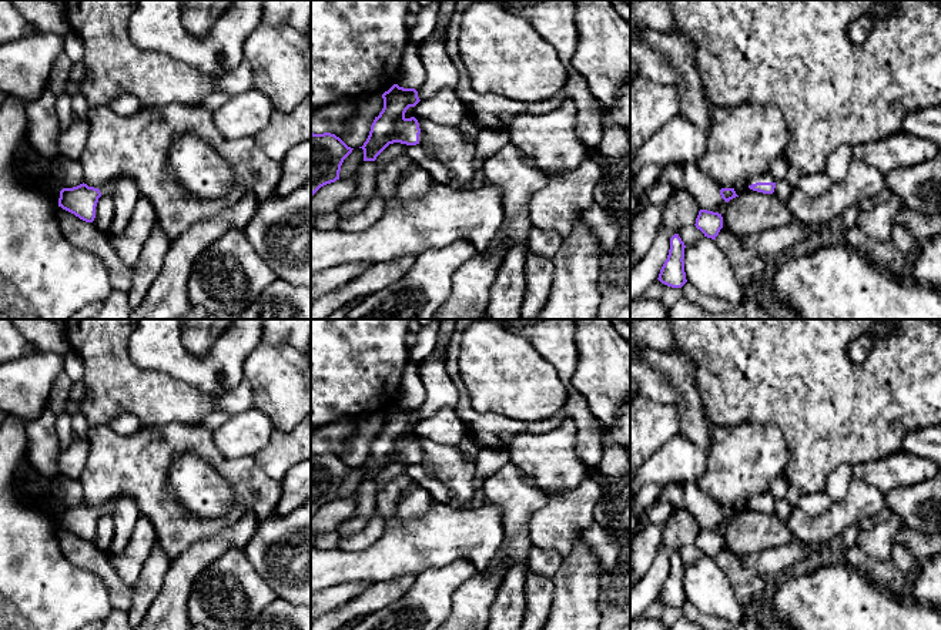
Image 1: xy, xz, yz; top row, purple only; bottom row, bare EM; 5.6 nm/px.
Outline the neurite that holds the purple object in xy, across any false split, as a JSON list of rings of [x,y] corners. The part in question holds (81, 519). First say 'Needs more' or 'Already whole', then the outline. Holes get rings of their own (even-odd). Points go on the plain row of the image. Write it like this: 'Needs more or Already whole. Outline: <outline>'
Needs more. Outline: [[[114,499],[107,500],[100,507],[88,506],[84,502],[73,507],[63,507],[60,510],[58,526],[86,542],[93,542],[98,517],[101,515],[111,516],[113,509]]]

